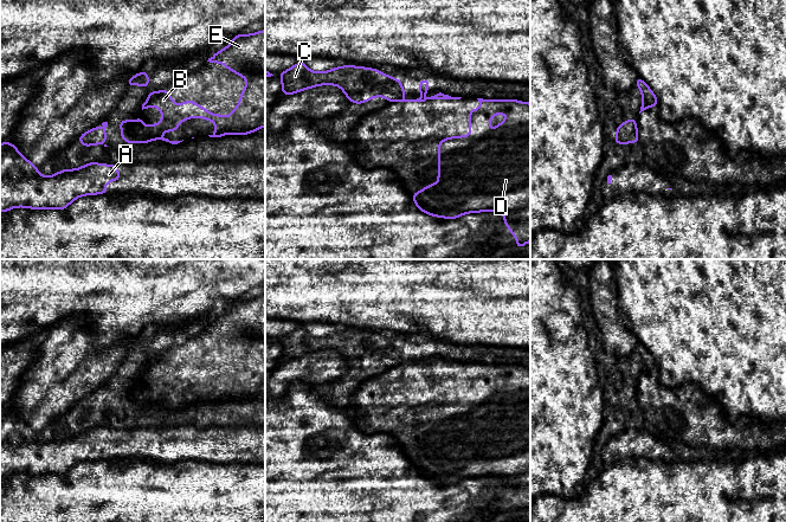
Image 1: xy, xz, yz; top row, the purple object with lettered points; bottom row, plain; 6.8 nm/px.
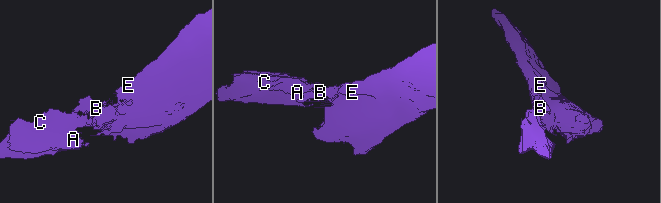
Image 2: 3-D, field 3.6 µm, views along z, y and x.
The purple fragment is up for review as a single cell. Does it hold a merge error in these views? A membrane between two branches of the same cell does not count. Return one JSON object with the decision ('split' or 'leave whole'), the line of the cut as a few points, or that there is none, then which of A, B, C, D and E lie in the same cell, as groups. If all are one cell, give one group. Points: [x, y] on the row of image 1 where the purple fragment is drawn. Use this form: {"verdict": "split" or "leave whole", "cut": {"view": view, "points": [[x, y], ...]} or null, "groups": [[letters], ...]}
{"verdict": "split", "cut": {"view": "xy", "points": [[134, 121], [131, 130], [137, 136], [150, 140]]}, "groups": [["A", "C"], ["B", "D", "E"]]}

